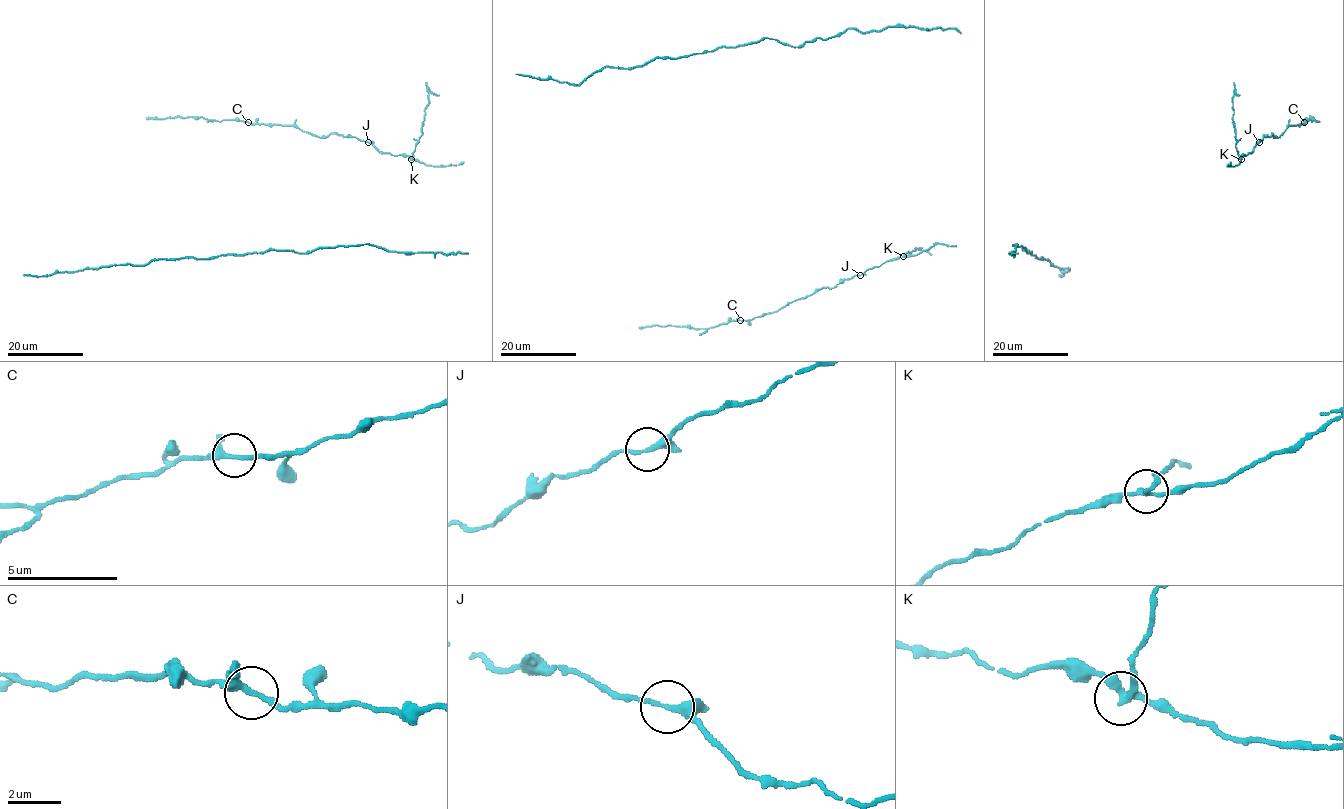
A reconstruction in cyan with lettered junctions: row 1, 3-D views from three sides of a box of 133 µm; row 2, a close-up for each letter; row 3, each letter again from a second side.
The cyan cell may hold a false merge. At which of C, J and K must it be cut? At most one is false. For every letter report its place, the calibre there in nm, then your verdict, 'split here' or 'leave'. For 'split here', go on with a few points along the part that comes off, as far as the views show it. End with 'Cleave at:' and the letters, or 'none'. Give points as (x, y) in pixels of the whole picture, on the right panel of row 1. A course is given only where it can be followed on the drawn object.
C: (1304, 122) | 220 nm | leave
J: (1259, 142) | 220 nm | leave
K: (1241, 159) | 200 nm | split here | (1241, 159), (1235, 144), (1232, 99), (1234, 91), (1239, 96)
Cleave at: K

